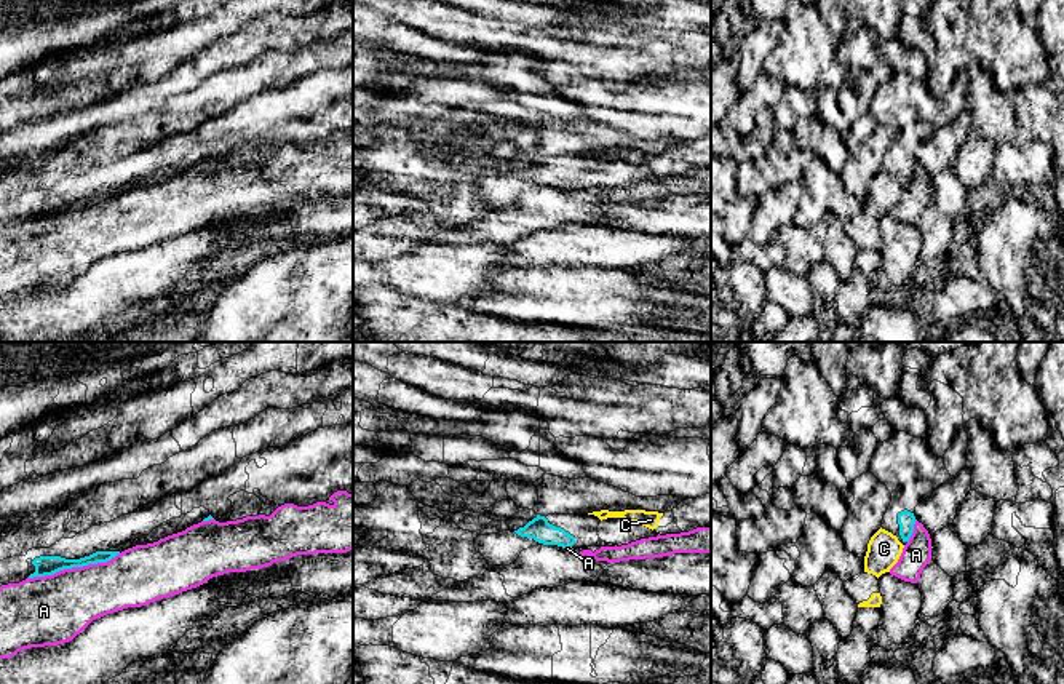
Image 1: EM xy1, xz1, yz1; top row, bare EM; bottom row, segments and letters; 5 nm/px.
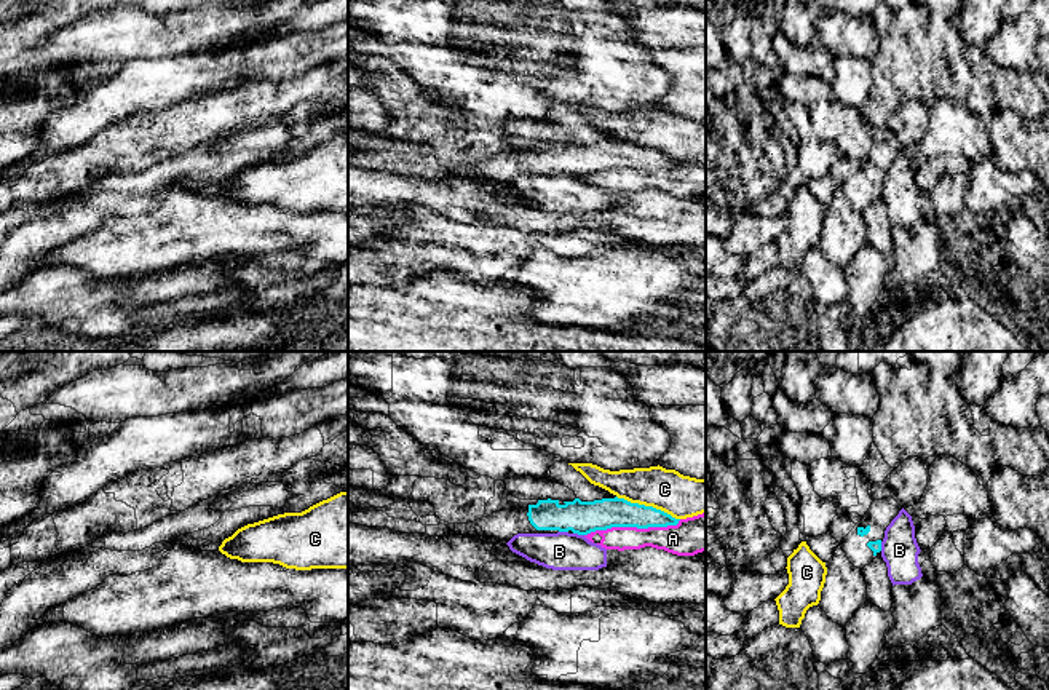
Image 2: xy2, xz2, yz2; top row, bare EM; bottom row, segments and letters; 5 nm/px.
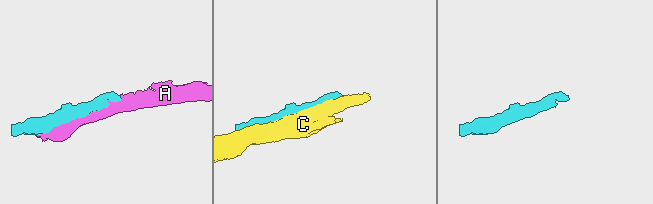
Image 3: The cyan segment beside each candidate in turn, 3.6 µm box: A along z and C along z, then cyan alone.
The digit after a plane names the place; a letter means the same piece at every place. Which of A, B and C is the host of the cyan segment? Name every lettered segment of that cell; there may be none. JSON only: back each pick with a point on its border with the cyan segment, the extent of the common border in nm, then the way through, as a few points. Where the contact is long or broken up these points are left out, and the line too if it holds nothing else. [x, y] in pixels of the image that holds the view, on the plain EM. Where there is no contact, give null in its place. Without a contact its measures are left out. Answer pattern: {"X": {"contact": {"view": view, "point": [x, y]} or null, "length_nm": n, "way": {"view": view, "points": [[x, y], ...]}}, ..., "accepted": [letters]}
{"accepted": []}

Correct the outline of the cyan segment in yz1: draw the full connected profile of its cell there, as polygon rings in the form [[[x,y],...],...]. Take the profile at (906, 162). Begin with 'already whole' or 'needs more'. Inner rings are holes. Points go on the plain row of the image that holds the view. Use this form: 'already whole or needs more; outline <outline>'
already whole; outline [[[904,152],[898,155],[898,166],[899,166],[899,177],[903,184],[909,184],[912,174],[914,174],[914,166],[915,166],[915,158],[914,155]]]

